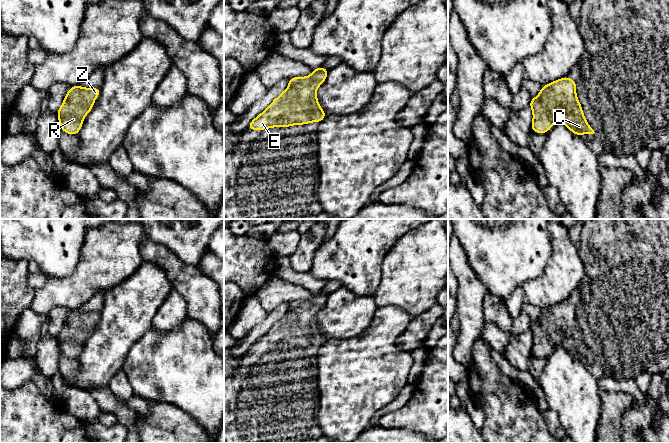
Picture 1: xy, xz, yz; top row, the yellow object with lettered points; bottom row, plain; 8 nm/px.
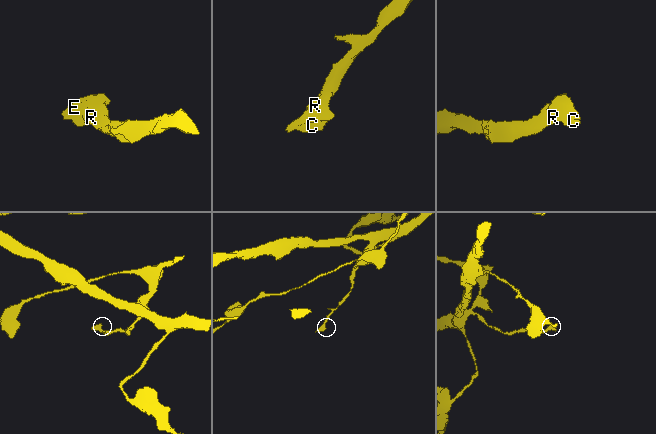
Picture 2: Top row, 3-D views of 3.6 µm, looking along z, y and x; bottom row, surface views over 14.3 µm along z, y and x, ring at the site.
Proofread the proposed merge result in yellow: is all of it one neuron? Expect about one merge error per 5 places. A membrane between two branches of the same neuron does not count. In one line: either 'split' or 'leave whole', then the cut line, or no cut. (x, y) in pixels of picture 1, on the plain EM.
leave whole; cut none

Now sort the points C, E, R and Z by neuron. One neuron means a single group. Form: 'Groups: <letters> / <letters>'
Groups: C E R Z

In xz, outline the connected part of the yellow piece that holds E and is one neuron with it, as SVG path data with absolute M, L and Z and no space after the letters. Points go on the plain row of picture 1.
M321 290L308 301L291 301L289 310L270 330L253 343L248 354L320 347L327 338L321 333L316 315L325 306L328 293Z

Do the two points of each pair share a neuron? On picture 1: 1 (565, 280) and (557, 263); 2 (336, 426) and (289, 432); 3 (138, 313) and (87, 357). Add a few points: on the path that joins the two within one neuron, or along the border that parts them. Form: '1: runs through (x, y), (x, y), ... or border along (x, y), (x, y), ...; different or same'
1: runs through (563, 276), (563, 269), (561, 267); same
2: border along (318, 405), (318, 426), (322, 432); different
3: runs through (125, 321), (107, 339), (99, 344); same

